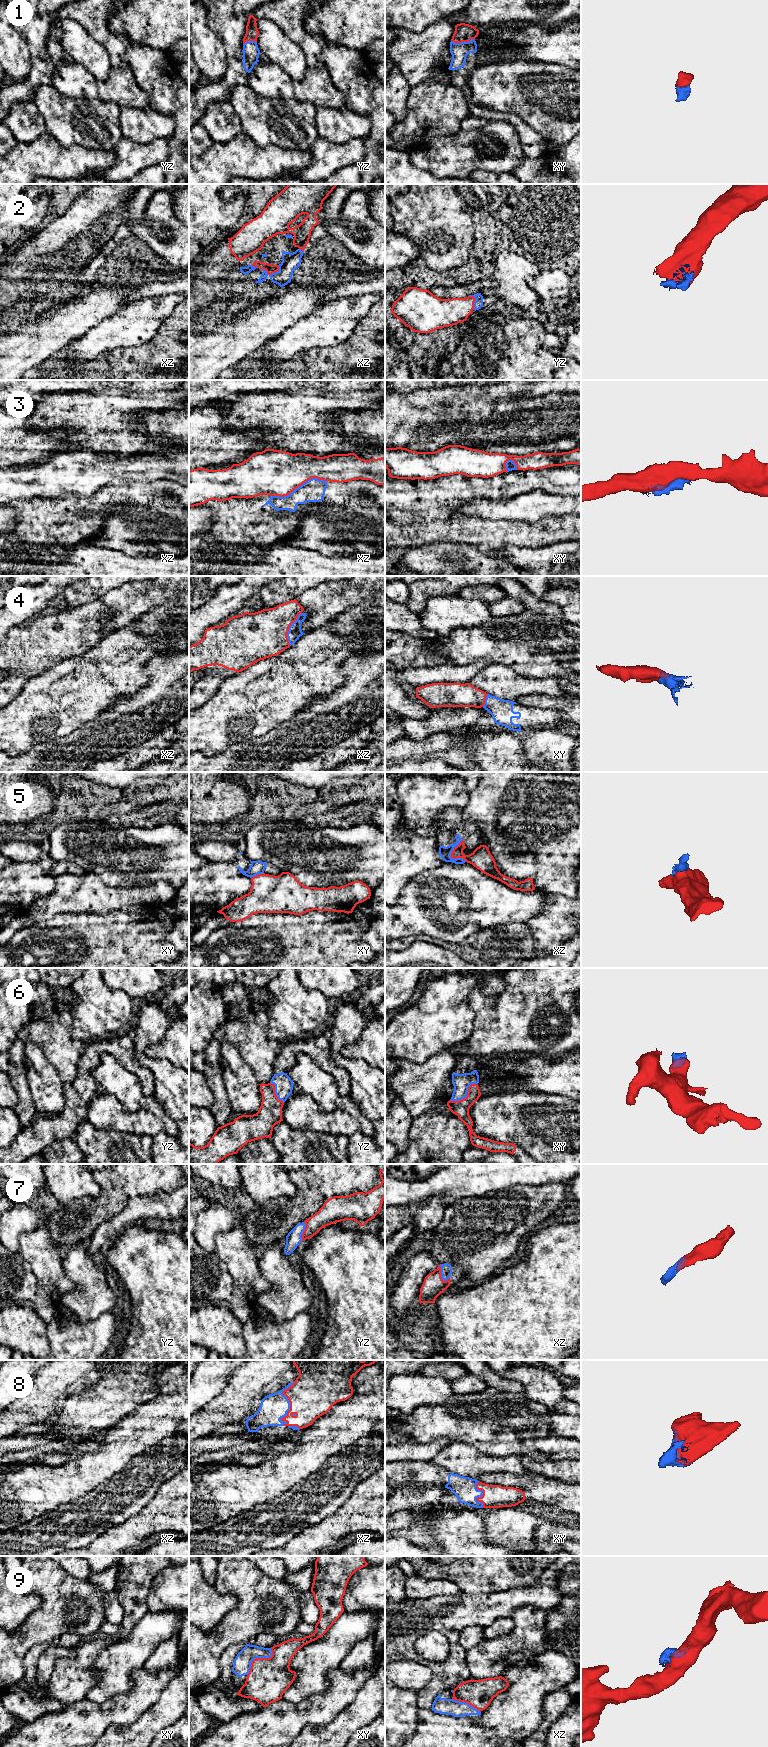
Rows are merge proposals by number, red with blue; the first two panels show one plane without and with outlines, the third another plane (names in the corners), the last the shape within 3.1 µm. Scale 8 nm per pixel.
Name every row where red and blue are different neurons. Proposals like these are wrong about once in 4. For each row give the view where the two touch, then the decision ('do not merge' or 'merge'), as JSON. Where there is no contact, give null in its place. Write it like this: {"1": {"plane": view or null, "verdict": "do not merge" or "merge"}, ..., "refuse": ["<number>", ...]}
{"1": {"plane": "xy", "verdict": "merge"}, "2": {"plane": "xz", "verdict": "do not merge"}, "3": {"plane": "xz", "verdict": "do not merge"}, "4": {"plane": "xz", "verdict": "merge"}, "5": {"plane": "xz", "verdict": "do not merge"}, "6": {"plane": "xy", "verdict": "merge"}, "7": {"plane": "yz", "verdict": "merge"}, "8": {"plane": "xz", "verdict": "merge"}, "9": {"plane": "xy", "verdict": "do not merge"}, "refuse": ["2", "3", "5", "9"]}

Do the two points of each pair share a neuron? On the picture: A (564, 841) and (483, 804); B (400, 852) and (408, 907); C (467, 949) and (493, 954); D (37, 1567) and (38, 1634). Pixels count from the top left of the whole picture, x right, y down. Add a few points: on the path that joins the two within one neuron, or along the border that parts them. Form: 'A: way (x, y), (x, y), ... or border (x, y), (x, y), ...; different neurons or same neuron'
A: way (543, 845), (529, 840), (504, 815); same neuron
B: border (424, 871), (415, 875), (410, 880), (395, 903); different neurons
C: way (473, 949), (487, 949); same neuron
D: way (48, 1584), (48, 1617); same neuron

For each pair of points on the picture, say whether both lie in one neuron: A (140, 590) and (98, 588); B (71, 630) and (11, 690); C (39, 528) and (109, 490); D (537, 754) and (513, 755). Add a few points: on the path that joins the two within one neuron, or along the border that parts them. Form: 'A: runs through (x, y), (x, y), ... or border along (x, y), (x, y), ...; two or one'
A: border along (121, 586), (111, 588), (100, 599); two
B: runs through (55, 641), (22, 674); one
C: runs through (56, 520), (59, 520), (78, 503), (92, 503); one
D: border along (519, 735), (524, 758), (527, 761); two

